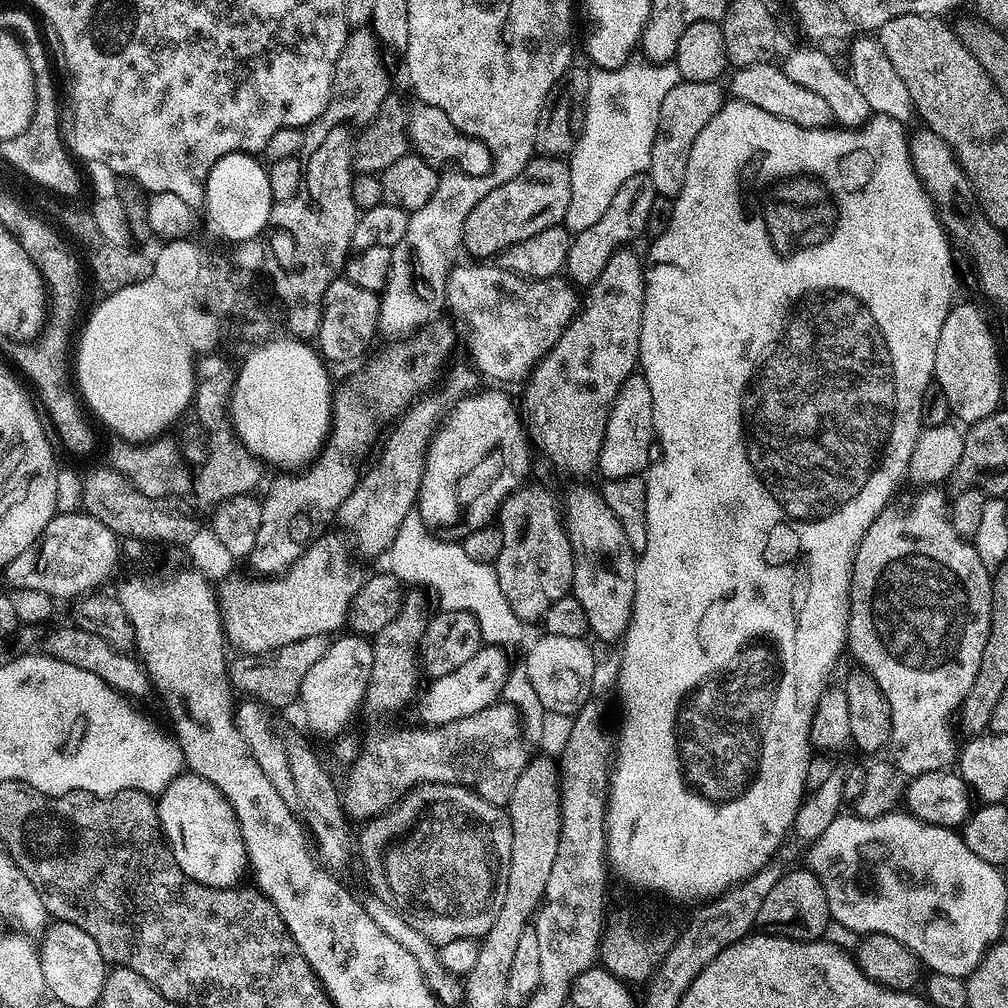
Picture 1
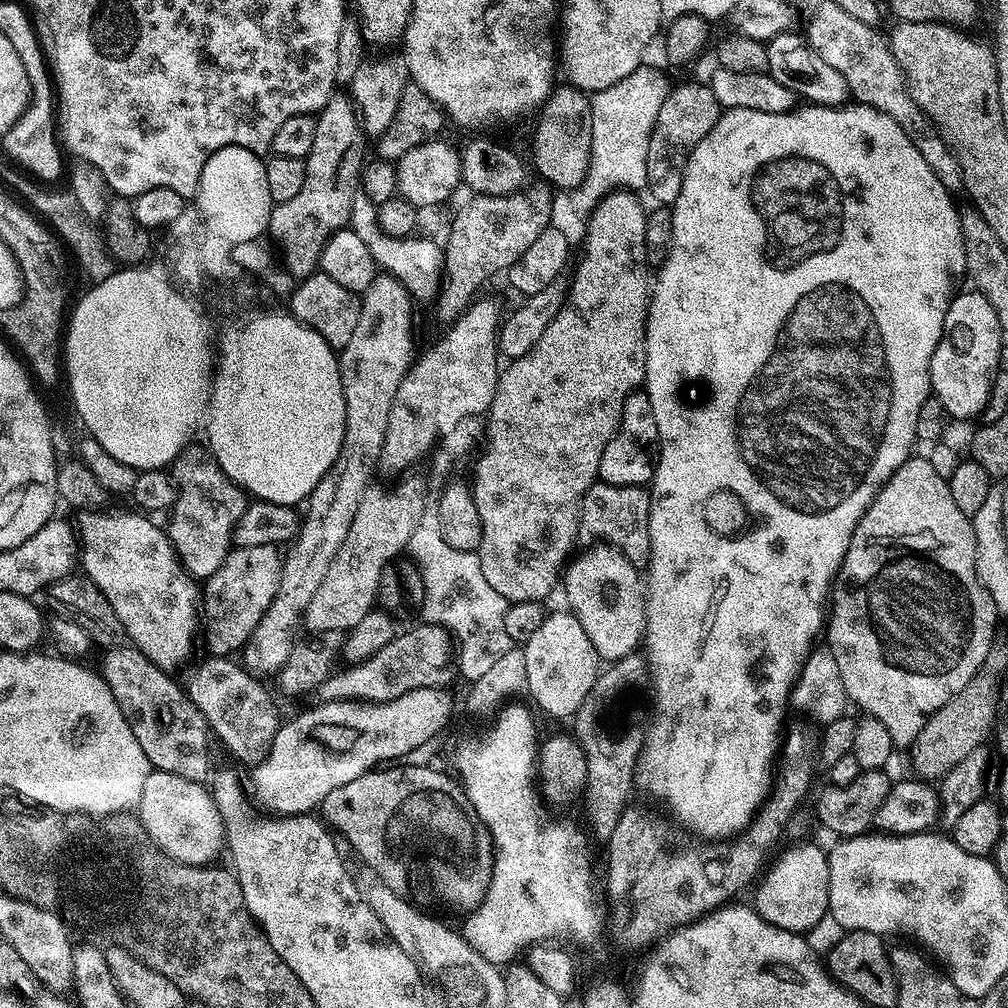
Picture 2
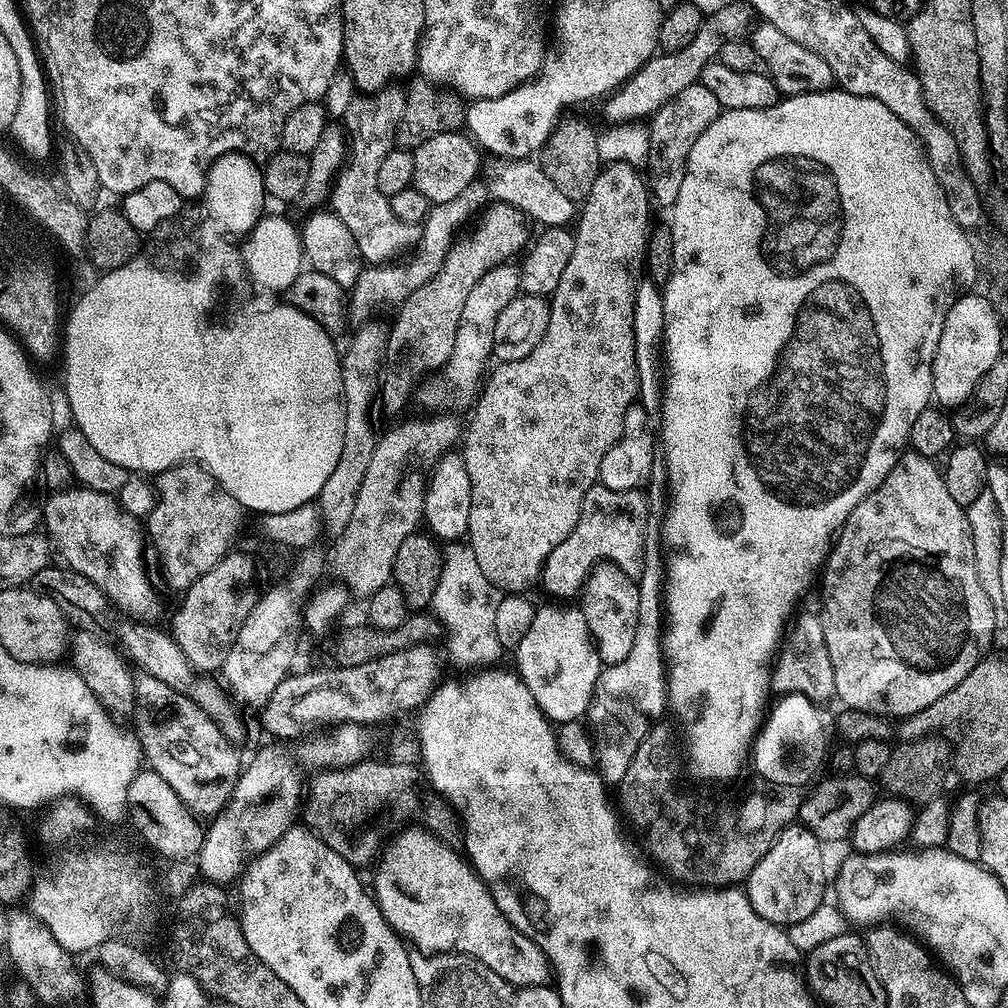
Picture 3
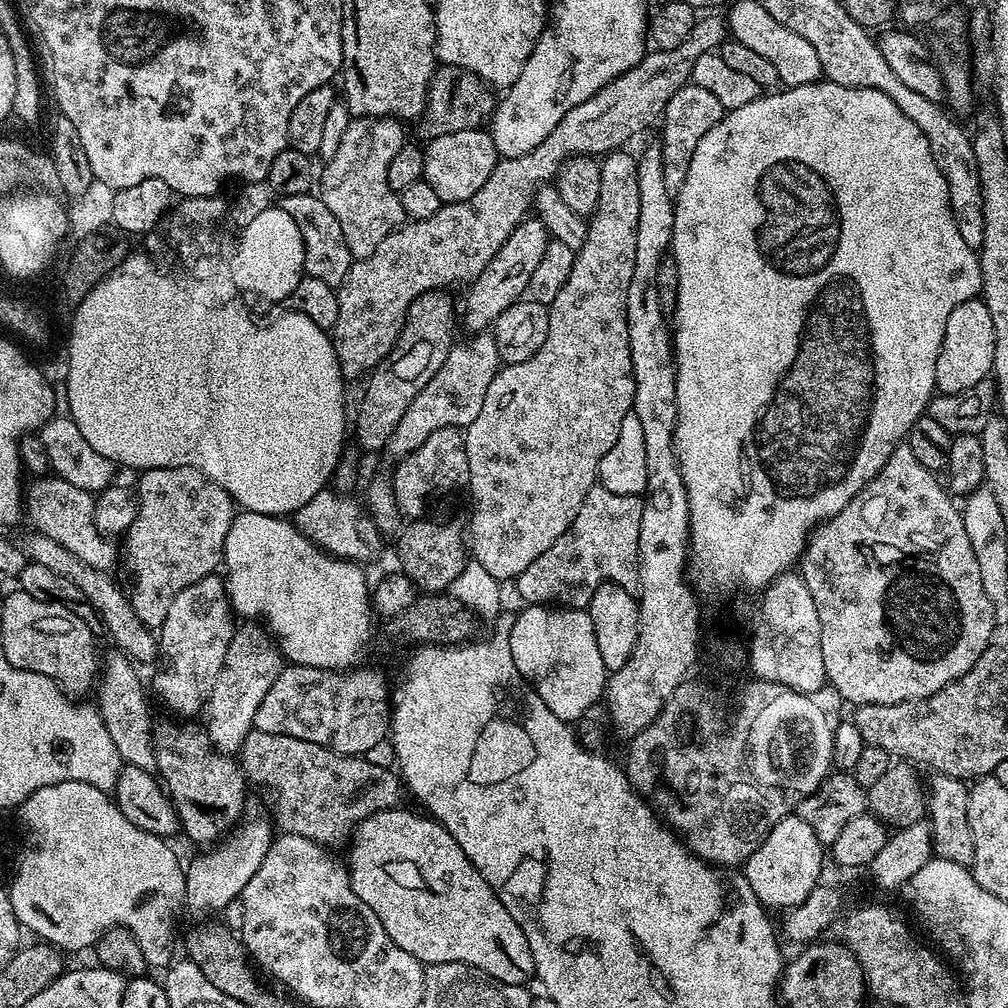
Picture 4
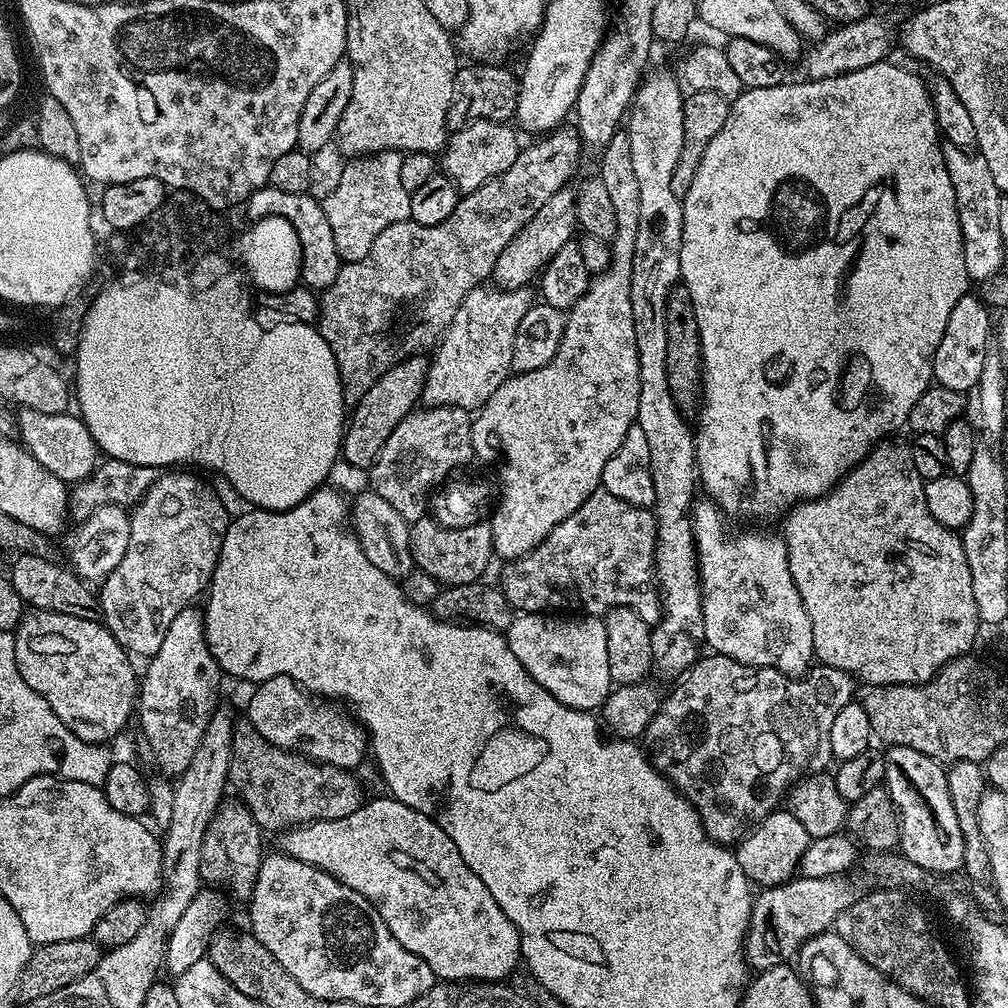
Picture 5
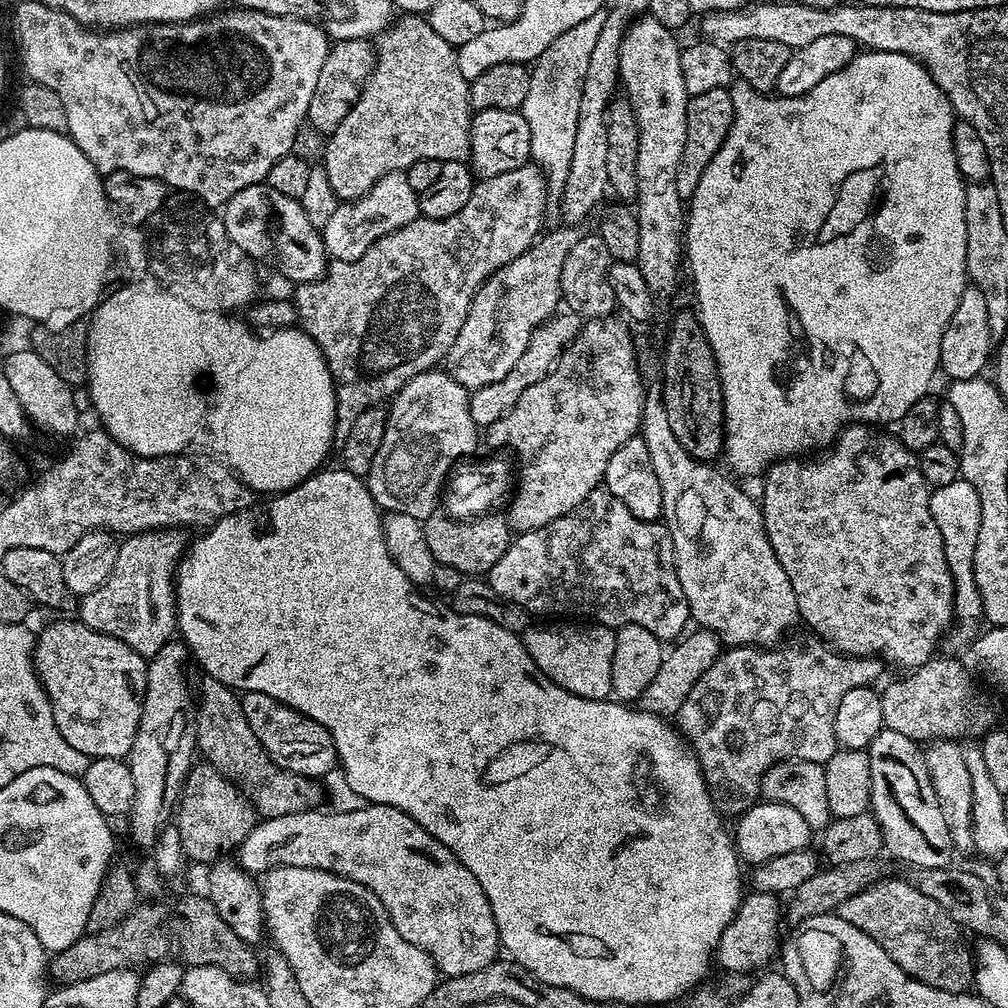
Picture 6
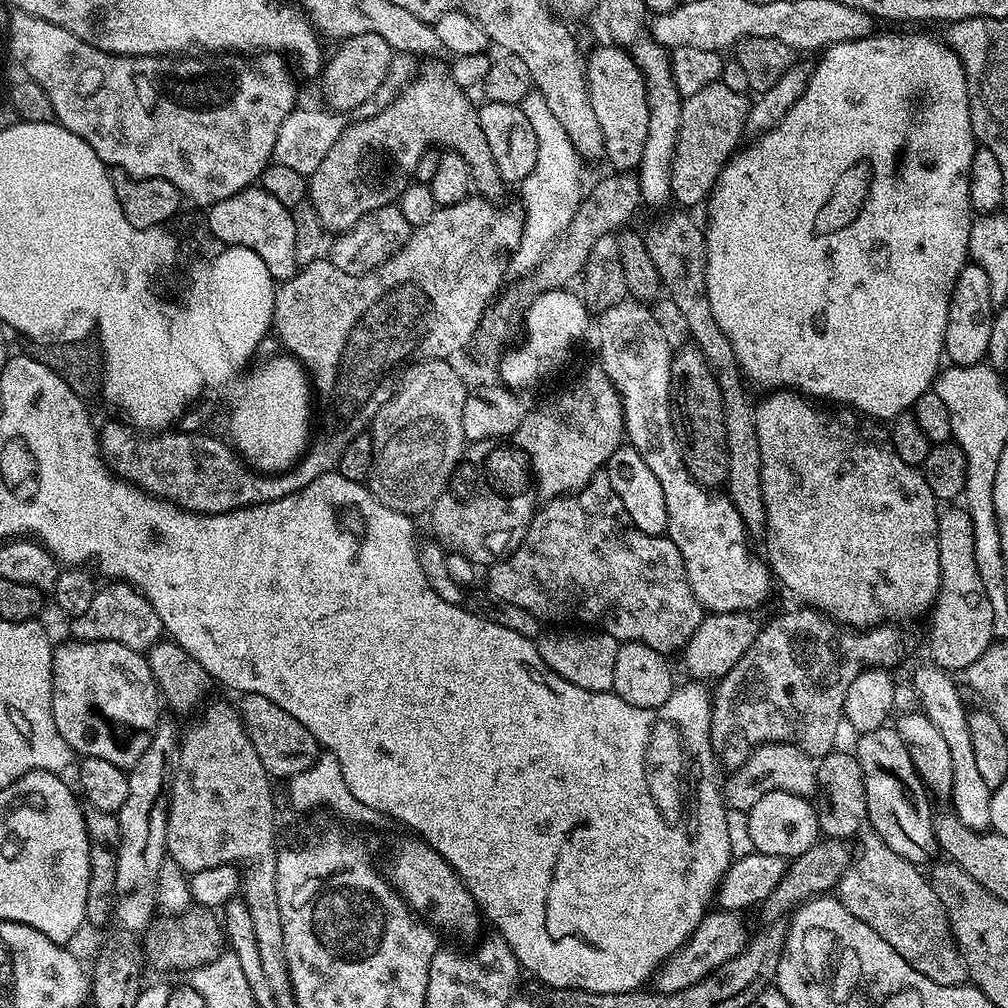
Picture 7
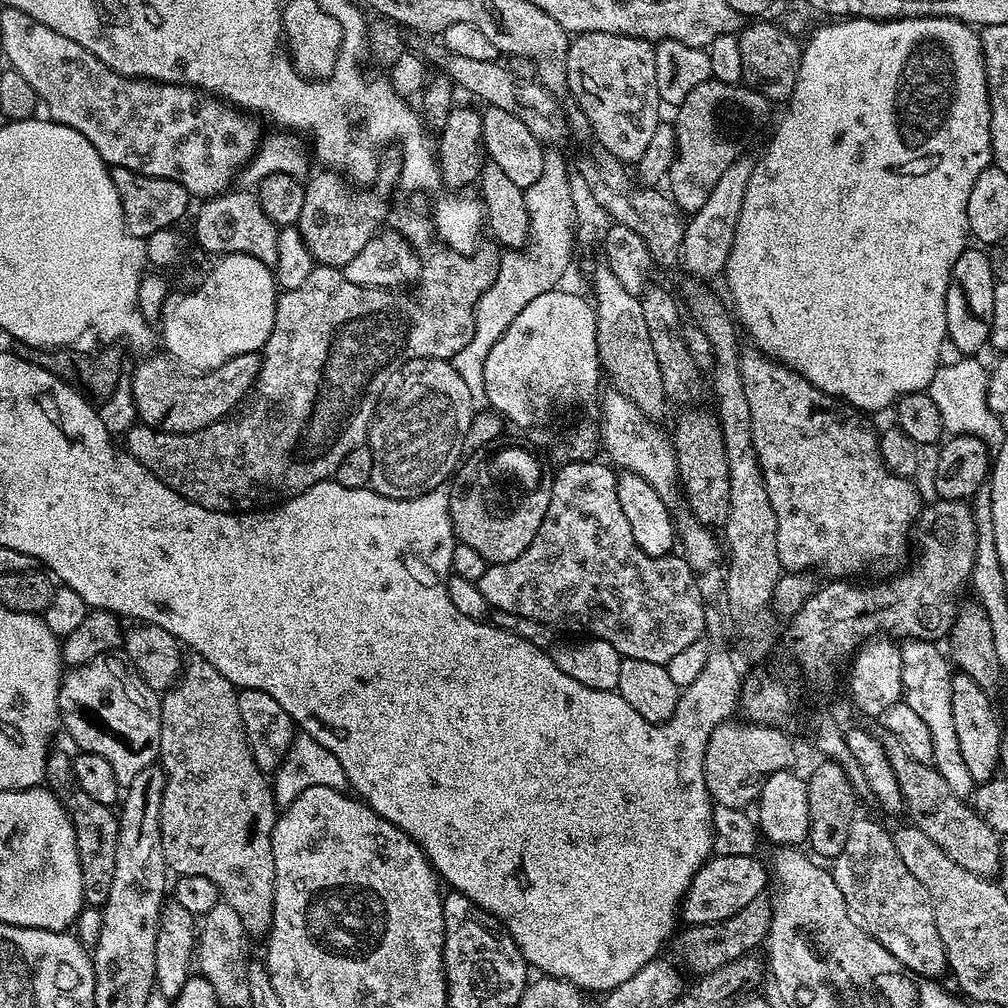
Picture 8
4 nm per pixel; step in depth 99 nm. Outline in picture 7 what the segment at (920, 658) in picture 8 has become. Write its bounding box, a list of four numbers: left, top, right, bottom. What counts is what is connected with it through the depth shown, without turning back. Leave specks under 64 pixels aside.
[912,666,993,833]

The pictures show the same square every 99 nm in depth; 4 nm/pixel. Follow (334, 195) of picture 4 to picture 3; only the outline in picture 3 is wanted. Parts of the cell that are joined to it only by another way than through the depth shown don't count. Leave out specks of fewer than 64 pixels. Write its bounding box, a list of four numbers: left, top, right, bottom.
[330,86,422,266]

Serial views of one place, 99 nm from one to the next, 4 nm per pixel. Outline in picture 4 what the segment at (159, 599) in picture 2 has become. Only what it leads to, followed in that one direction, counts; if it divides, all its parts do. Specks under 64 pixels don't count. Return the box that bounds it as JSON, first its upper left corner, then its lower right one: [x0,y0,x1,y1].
[26,474,118,572]

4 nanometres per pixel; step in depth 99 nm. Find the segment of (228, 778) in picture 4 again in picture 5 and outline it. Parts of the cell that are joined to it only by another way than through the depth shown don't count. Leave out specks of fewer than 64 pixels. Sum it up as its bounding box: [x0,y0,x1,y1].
[200,799,262,902]

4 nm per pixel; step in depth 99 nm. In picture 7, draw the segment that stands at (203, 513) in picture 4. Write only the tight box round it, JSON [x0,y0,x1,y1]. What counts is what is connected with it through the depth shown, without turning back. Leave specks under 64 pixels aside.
[71,582,165,653]

